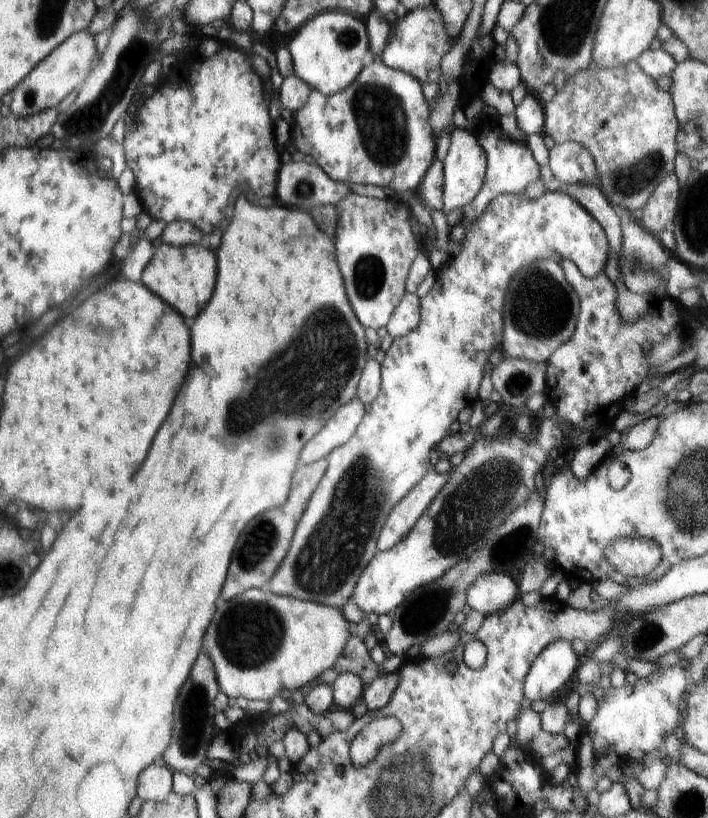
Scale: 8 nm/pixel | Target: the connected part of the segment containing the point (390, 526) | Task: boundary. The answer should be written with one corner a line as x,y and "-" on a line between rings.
431,468
430,472
404,496
404,500
400,500
400,504
388,514
388,520
380,530
376,543
378,551
386,552
394,548
414,528
414,524
420,520
428,505
432,504
432,500
448,482
448,476
449,472
439,474

